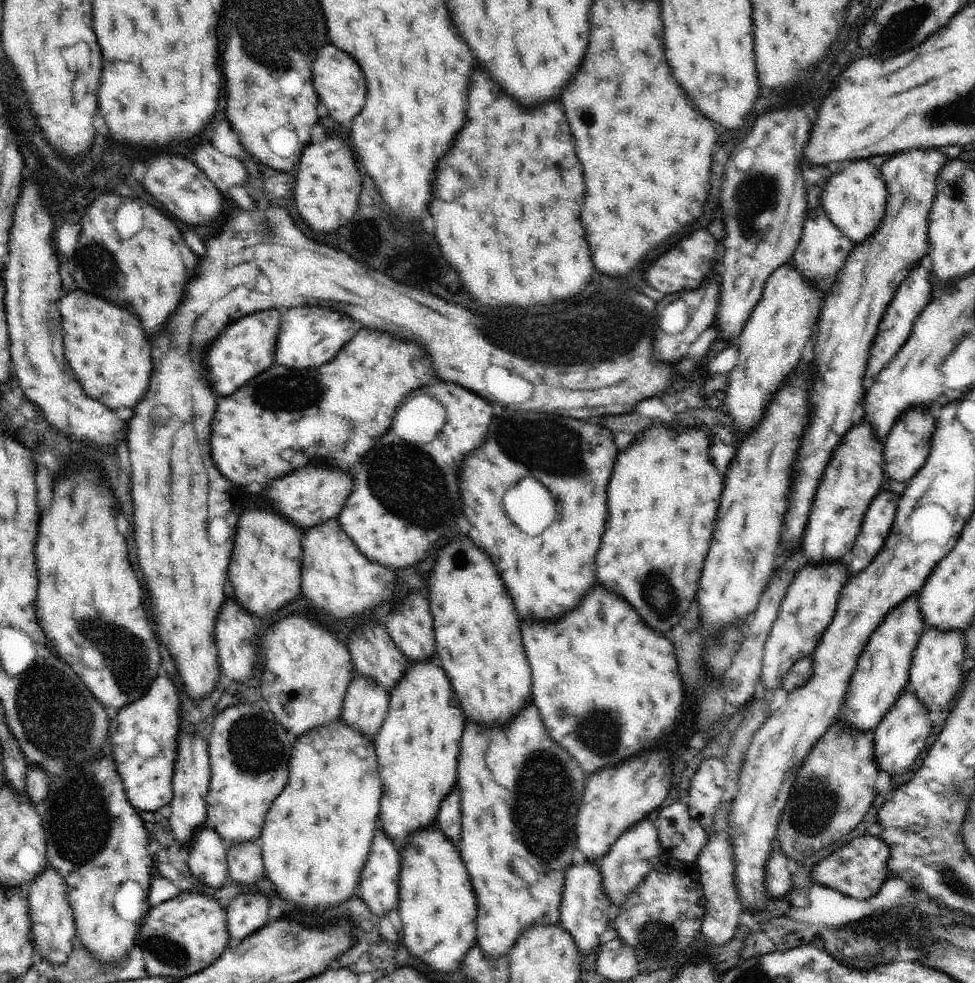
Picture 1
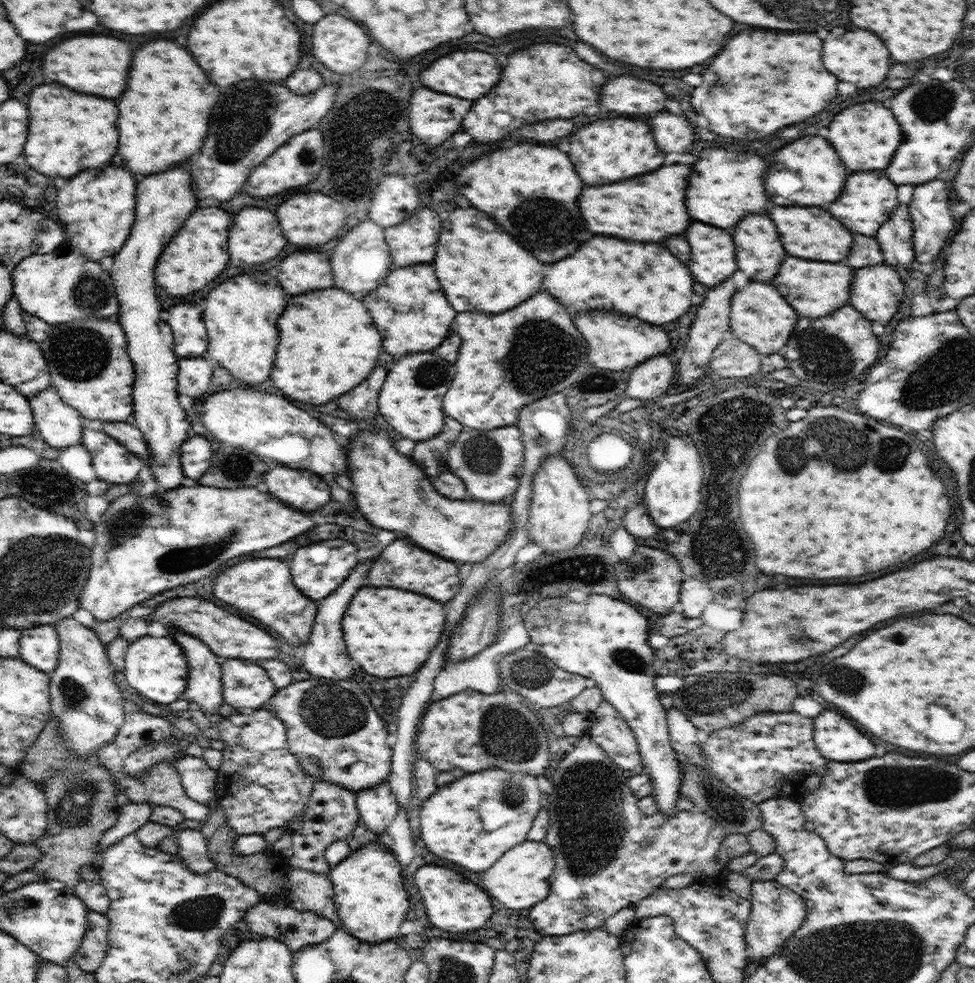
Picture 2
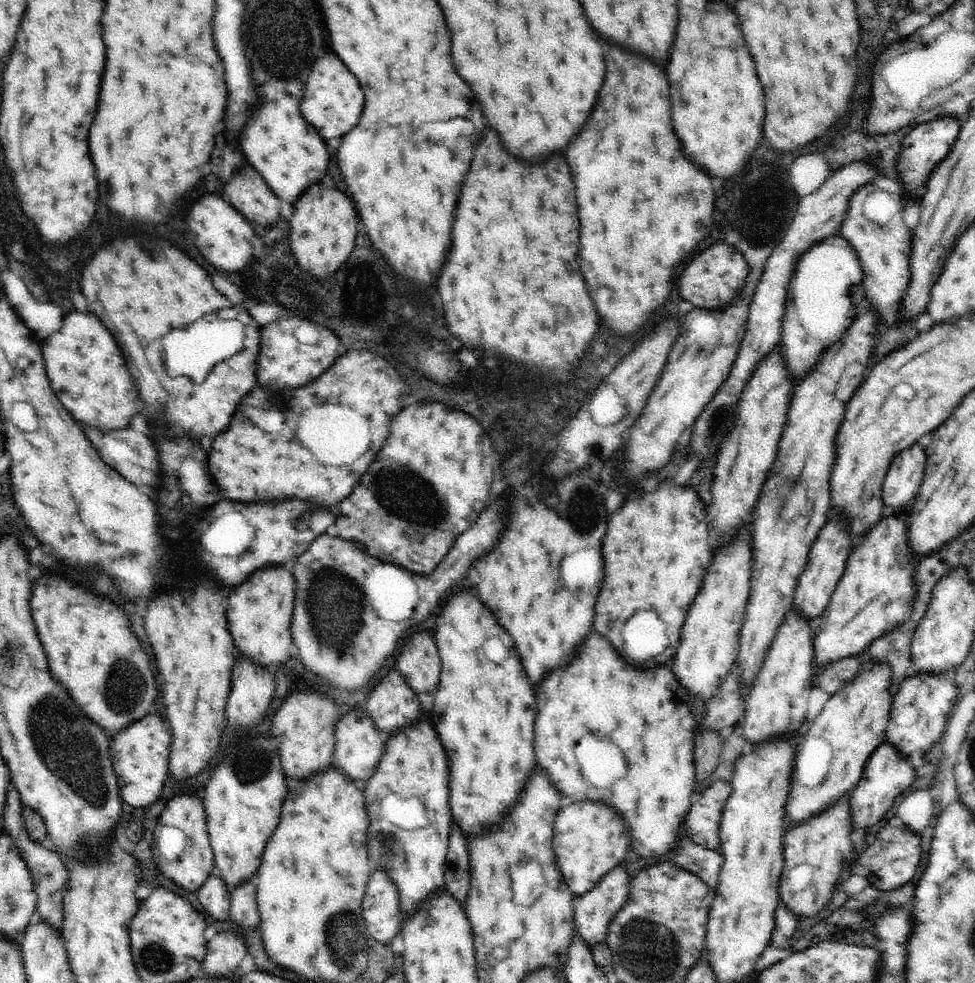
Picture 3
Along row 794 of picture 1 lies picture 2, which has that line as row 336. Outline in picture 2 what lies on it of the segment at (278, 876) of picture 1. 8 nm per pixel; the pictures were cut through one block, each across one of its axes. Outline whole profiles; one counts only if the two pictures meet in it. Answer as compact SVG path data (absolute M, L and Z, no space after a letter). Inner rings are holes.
M336 286L294 296L278 318L278 352L272 382L292 400L324 404L358 386L376 366L382 336L362 300Z

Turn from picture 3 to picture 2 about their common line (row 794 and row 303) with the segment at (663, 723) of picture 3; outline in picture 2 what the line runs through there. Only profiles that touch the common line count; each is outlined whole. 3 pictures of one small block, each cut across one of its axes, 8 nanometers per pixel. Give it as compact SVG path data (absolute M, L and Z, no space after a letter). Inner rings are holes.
M594 236L592 240L584 242L574 254L568 258L554 262L552 270L544 278L544 290L548 290L554 298L560 301L572 318L584 310L612 310L626 316L638 316L650 324L668 324L674 318L682 316L690 310L692 305L692 274L684 262L672 256L662 244L656 242L636 242L636 240L622 240L612 236Z

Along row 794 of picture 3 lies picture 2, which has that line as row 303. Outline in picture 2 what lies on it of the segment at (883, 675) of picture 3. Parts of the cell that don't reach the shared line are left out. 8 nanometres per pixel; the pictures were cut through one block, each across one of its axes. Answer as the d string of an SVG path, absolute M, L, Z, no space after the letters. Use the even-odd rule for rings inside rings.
M788 256L788 258L784 258L772 284L778 288L778 292L788 300L788 304L800 316L820 318L820 316L828 316L840 306L844 306L844 302L850 304L852 268L834 264L834 262L810 262L810 260Z

